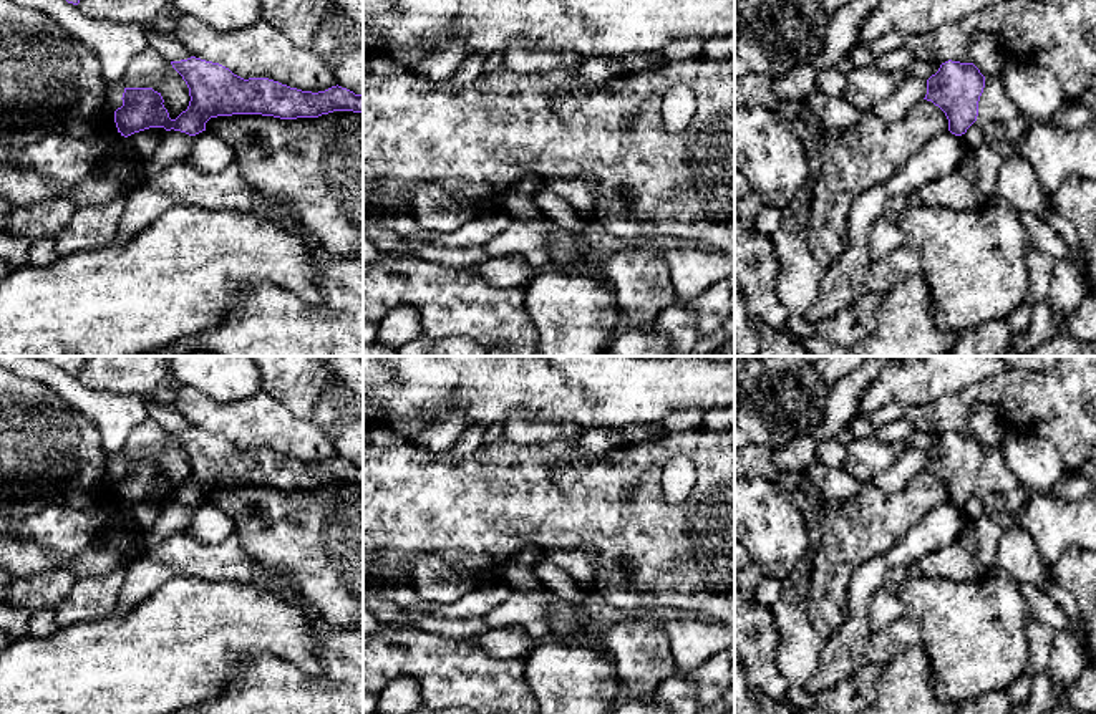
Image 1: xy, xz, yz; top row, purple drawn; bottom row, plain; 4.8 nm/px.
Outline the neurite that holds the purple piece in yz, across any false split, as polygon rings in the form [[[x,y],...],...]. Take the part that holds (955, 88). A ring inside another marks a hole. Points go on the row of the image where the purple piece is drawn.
[[[948,60],[927,80],[924,99],[945,113],[952,134],[962,136],[977,121],[983,88],[985,76],[973,63]]]

